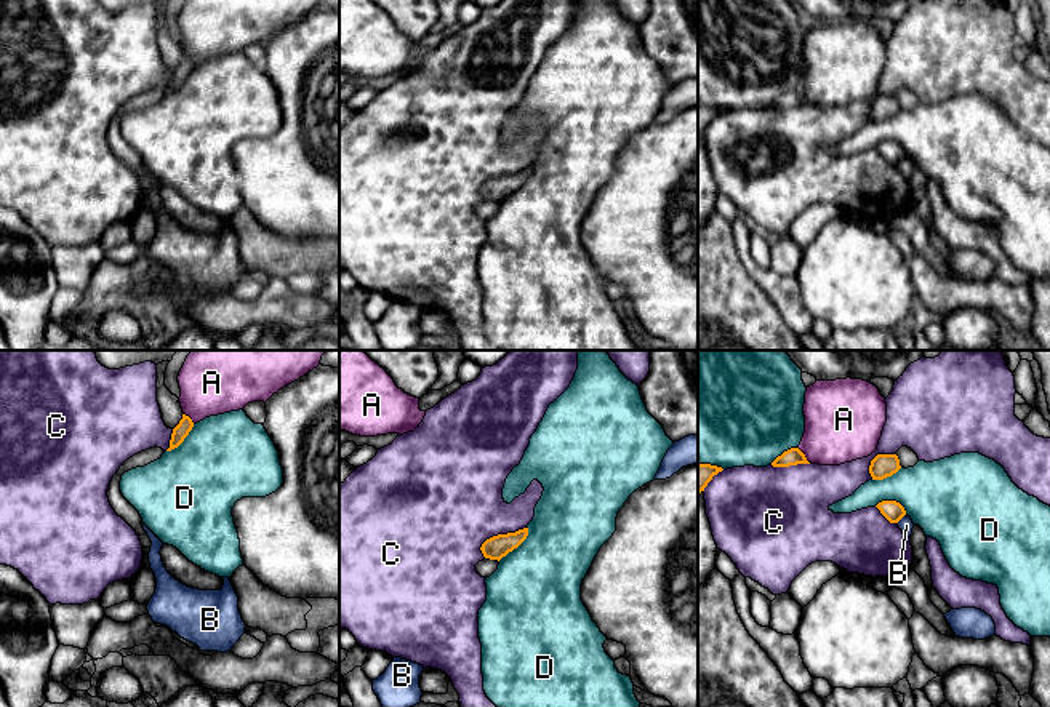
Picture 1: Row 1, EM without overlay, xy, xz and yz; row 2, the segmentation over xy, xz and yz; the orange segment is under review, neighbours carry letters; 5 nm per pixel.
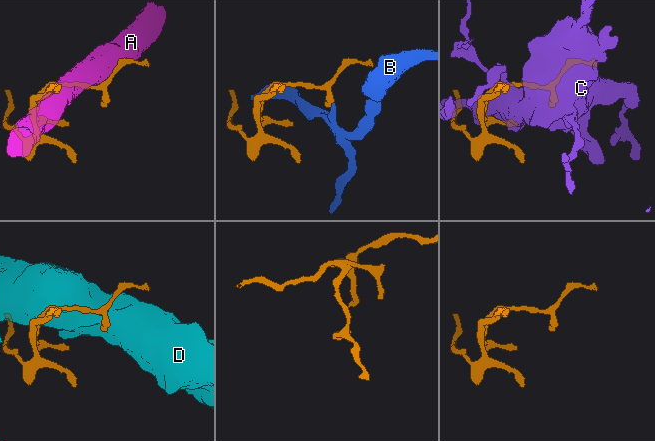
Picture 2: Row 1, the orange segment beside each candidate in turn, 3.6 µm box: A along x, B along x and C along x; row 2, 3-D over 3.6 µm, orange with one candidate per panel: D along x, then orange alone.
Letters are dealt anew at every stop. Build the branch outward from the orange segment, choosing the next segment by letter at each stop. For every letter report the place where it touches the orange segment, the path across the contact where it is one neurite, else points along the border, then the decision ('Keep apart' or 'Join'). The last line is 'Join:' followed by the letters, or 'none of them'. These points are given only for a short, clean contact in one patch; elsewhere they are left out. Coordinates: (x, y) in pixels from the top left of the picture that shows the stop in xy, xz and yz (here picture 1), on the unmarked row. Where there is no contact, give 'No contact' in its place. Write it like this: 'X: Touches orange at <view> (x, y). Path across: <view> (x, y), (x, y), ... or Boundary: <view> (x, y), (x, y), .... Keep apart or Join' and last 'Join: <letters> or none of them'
A: Touches orange at yz (804, 96). Keep apart
B: Touches orange at yz (901, 159). Boundary: yz (905, 155), (897, 165). Keep apart
C: Touches orange at xz (498, 176). Keep apart
D: Touches orange at xz (517, 187). Keep apart
Join: none of them

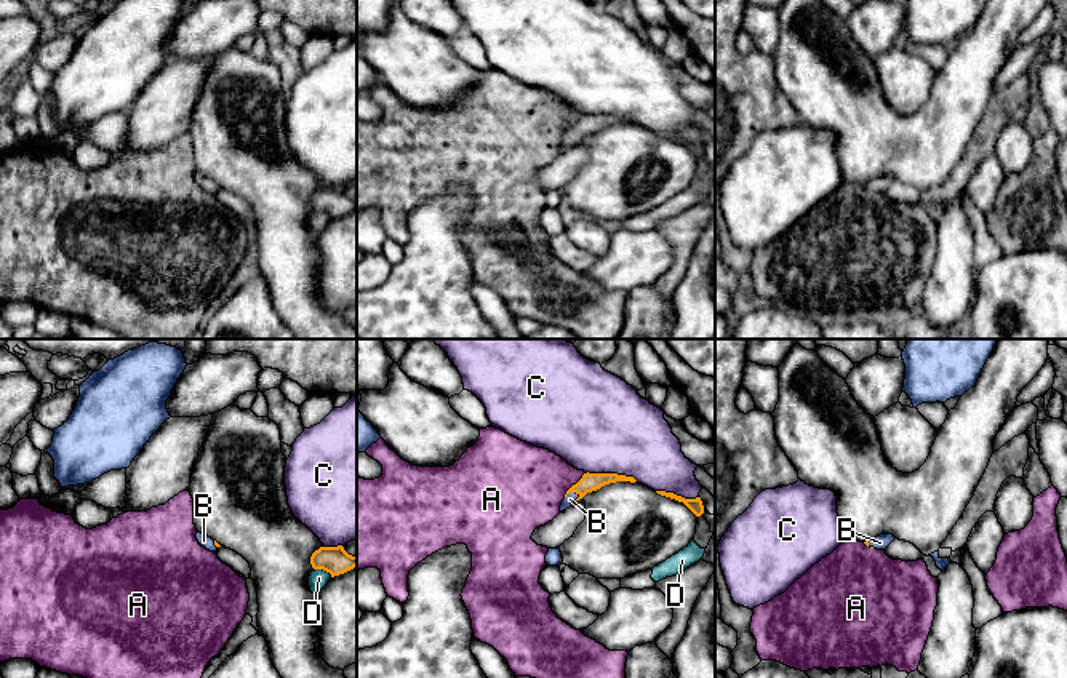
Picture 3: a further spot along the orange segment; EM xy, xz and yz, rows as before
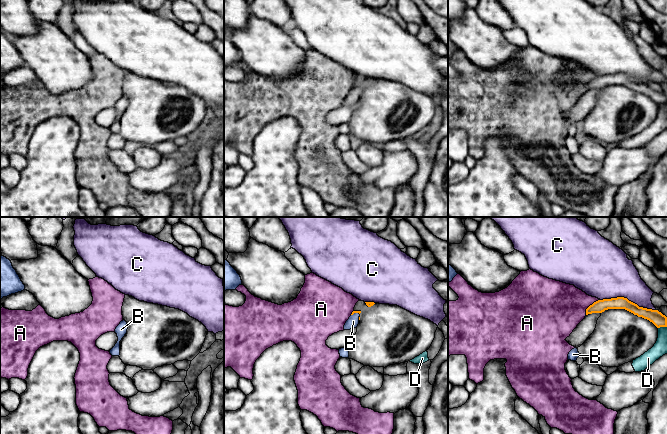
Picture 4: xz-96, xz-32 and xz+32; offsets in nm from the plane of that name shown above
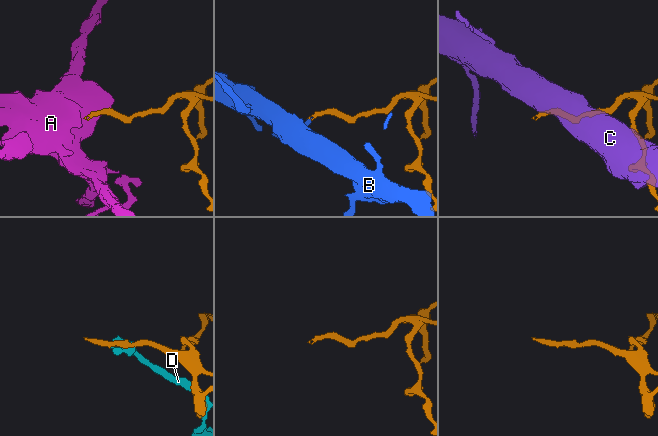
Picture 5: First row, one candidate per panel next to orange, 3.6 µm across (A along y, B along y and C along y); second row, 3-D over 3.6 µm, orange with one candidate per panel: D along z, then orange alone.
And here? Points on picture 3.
A: Touches orange at xz (573, 127). Boundary: xz (584, 114), (563, 138). Keep apart
B: Touches orange at xz (571, 133). Path across: xz (591, 123), (571, 133), (570, 141). Join
C: Touches orange at xz (611, 115). Keep apart
D: Touches orange at xy (323, 211). Keep apart
Join: B

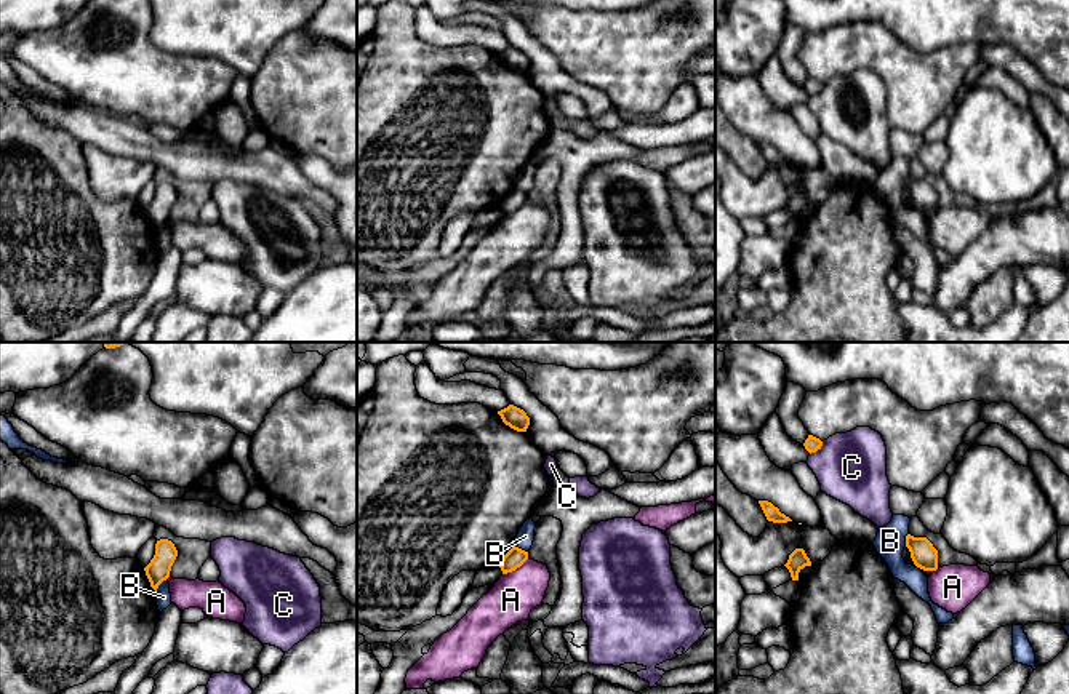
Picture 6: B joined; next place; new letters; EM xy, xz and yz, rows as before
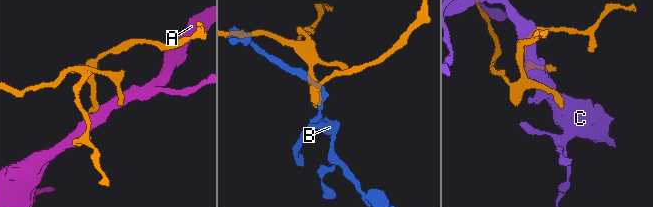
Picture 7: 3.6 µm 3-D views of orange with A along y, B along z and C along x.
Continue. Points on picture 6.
A: Touches orange at xz (516, 210). Boundary: xz (528, 200), (503, 216). Keep apart
B: Touches orange at xy (160, 224). Keep apart
C: Touches orange at yz (816, 91). Keep apart
Join: none of them

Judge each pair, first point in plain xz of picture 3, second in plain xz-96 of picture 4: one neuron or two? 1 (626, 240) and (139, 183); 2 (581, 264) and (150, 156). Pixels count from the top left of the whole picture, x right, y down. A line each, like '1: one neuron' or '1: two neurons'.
1: one neuron
2: two neurons

